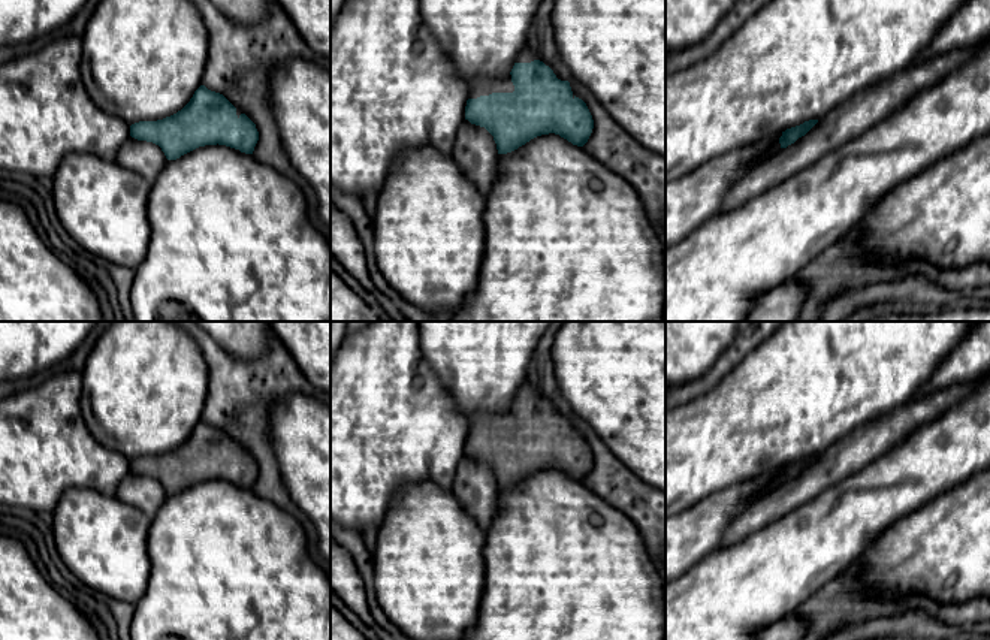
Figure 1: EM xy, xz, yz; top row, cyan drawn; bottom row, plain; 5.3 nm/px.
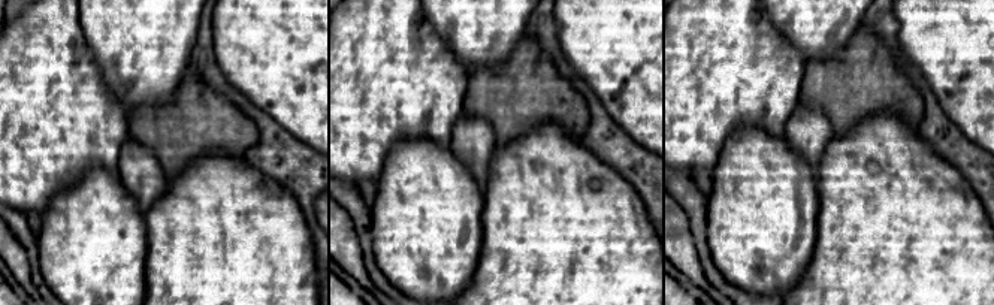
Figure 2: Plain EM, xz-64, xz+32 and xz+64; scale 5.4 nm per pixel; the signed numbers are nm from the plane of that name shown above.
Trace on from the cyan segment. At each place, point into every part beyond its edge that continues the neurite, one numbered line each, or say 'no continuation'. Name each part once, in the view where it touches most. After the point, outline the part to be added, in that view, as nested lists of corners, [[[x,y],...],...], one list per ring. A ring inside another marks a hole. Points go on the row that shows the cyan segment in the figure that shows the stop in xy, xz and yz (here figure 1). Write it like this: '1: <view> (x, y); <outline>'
1: xz (485, 87); [[[508,73],[502,79],[482,79],[468,88],[468,99],[477,99],[480,96],[489,96],[492,93],[513,93],[514,85],[511,75]]]

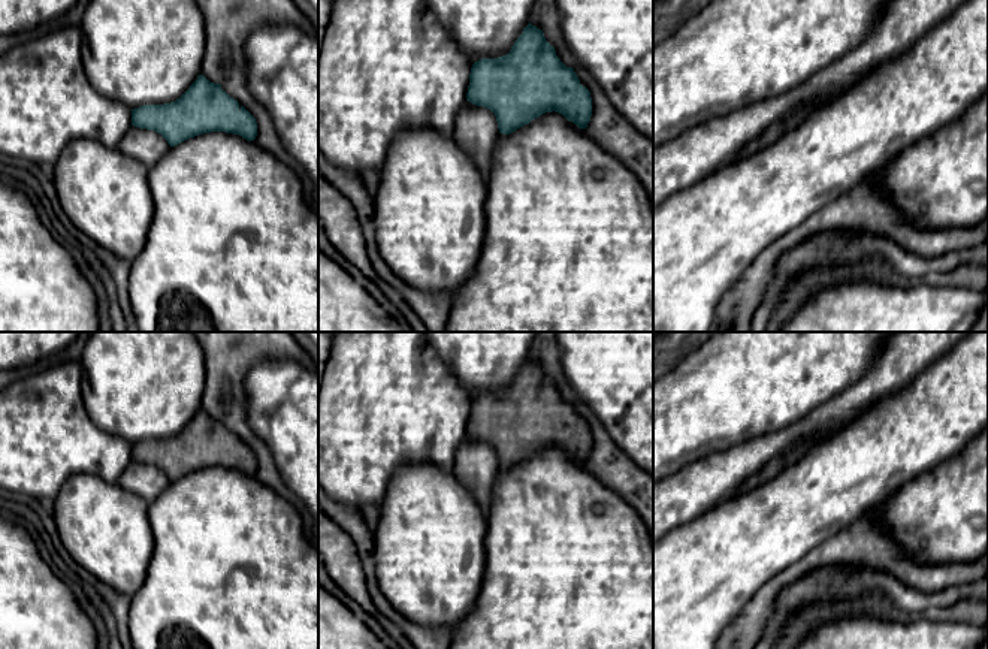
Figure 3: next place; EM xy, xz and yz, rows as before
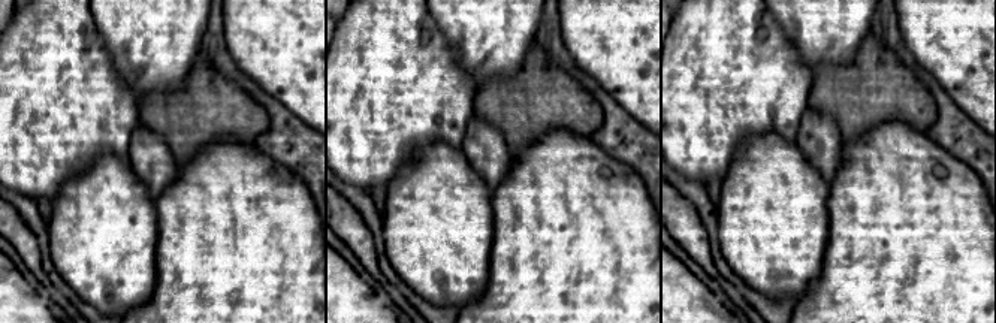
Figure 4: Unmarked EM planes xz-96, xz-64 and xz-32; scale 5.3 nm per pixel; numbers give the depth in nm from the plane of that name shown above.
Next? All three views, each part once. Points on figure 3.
no continuation

